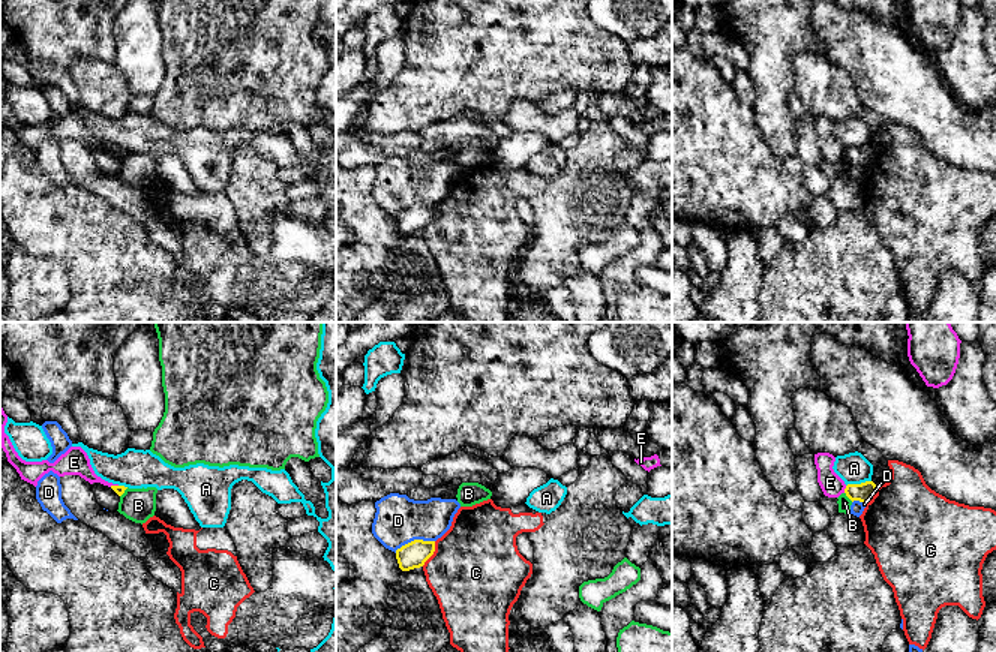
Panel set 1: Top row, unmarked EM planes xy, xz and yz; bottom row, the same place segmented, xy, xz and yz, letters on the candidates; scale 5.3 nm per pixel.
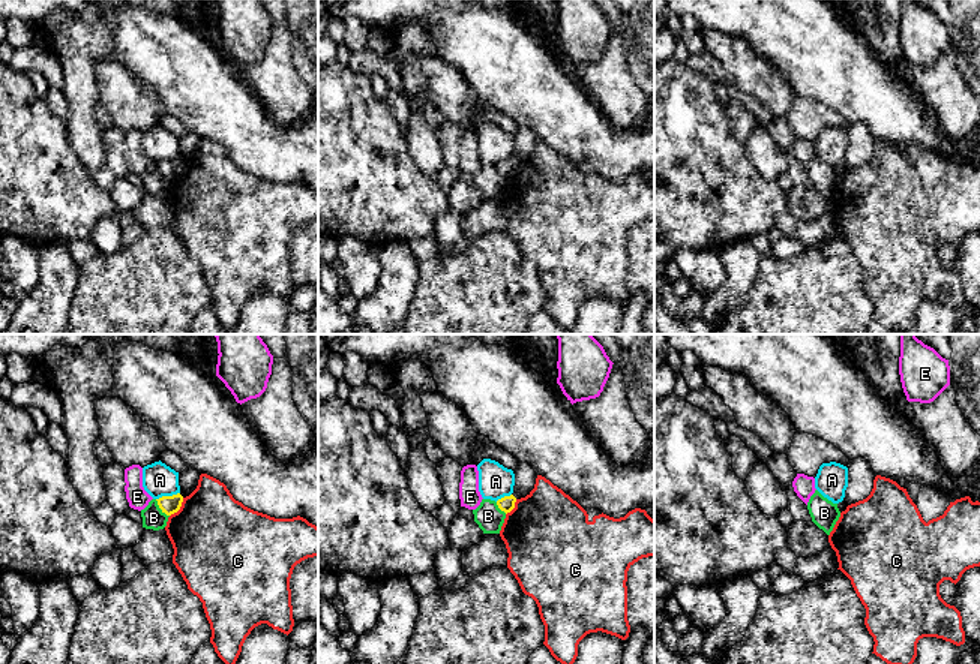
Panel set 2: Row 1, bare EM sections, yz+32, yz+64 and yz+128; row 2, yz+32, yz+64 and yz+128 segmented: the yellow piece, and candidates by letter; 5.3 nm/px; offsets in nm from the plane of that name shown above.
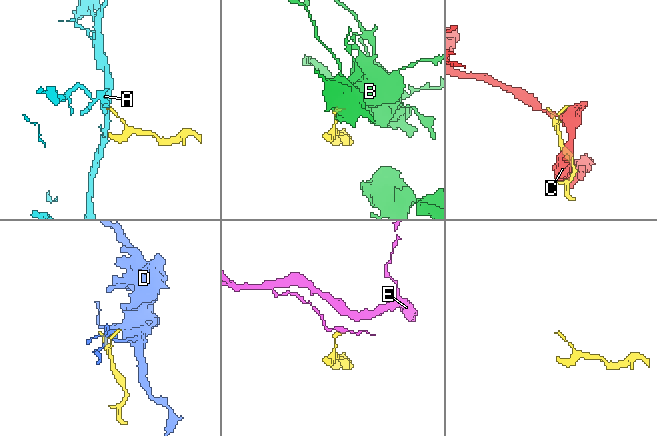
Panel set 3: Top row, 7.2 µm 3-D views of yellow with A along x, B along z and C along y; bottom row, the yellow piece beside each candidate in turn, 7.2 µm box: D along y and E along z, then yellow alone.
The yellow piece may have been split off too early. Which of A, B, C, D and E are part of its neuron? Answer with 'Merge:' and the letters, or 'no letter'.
Merge: no letter

